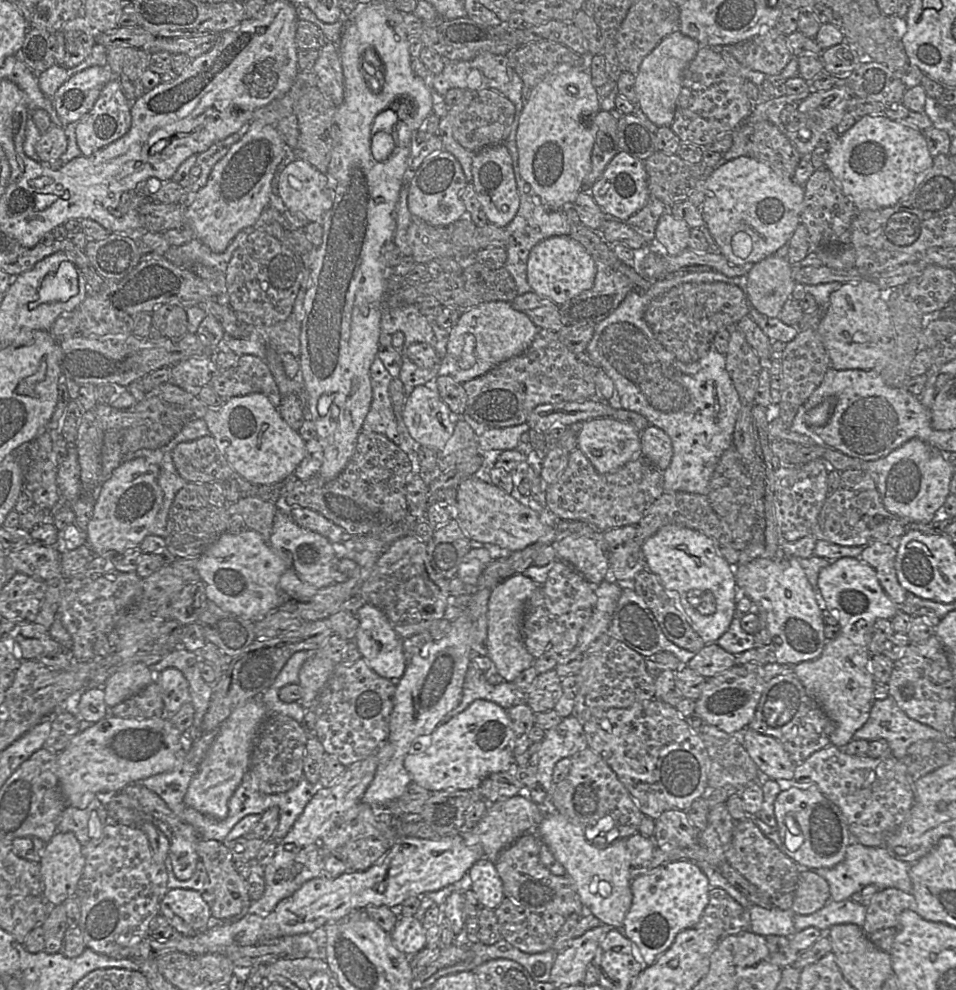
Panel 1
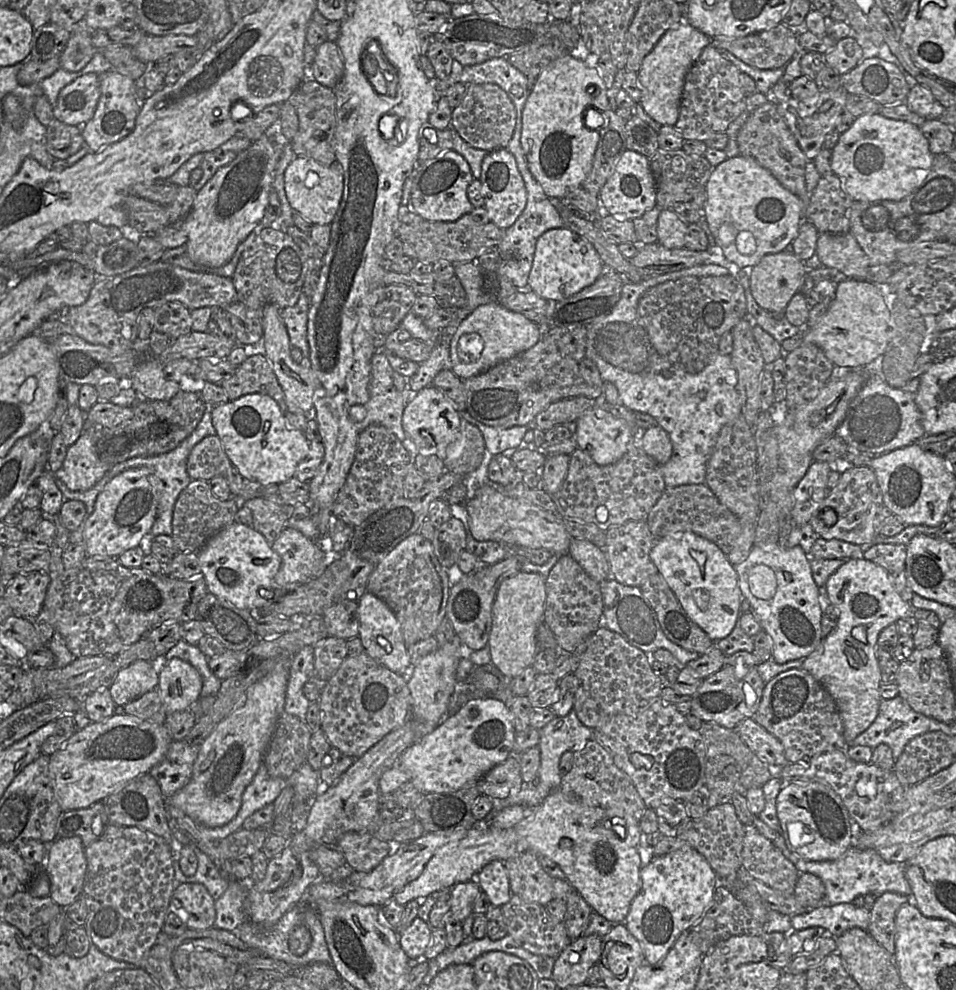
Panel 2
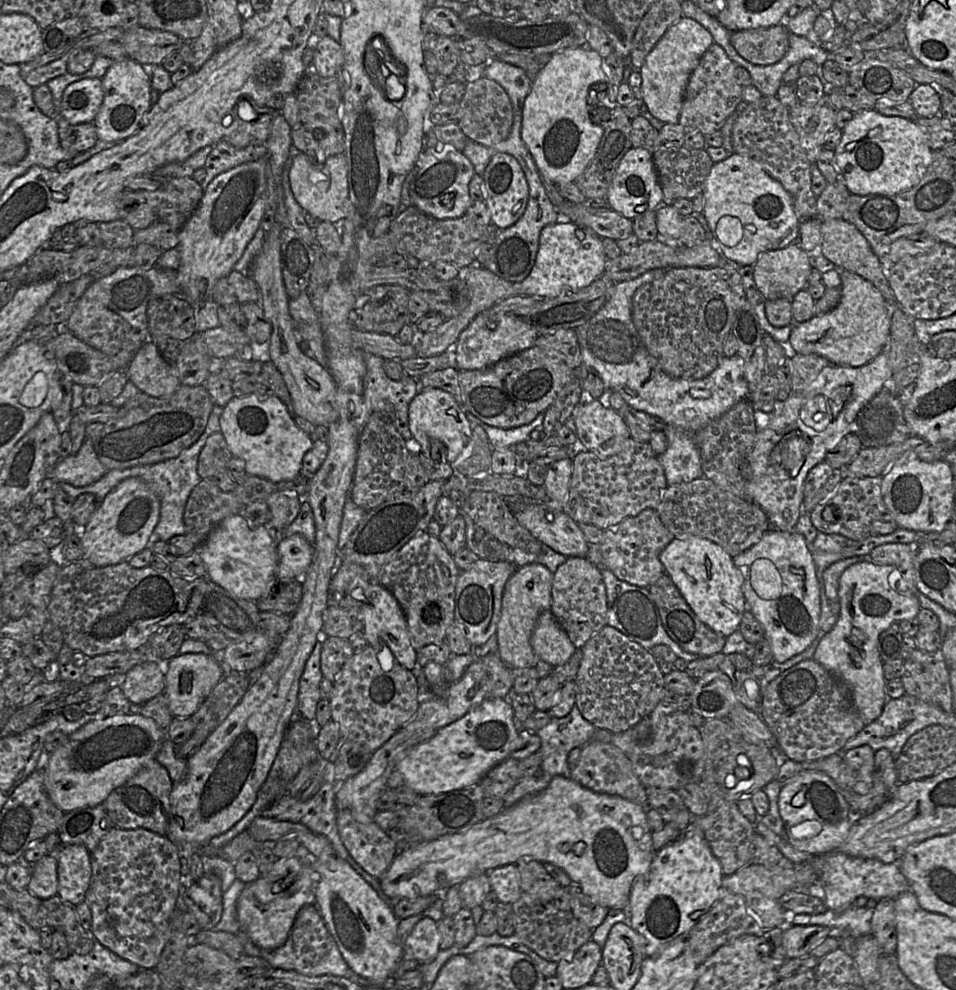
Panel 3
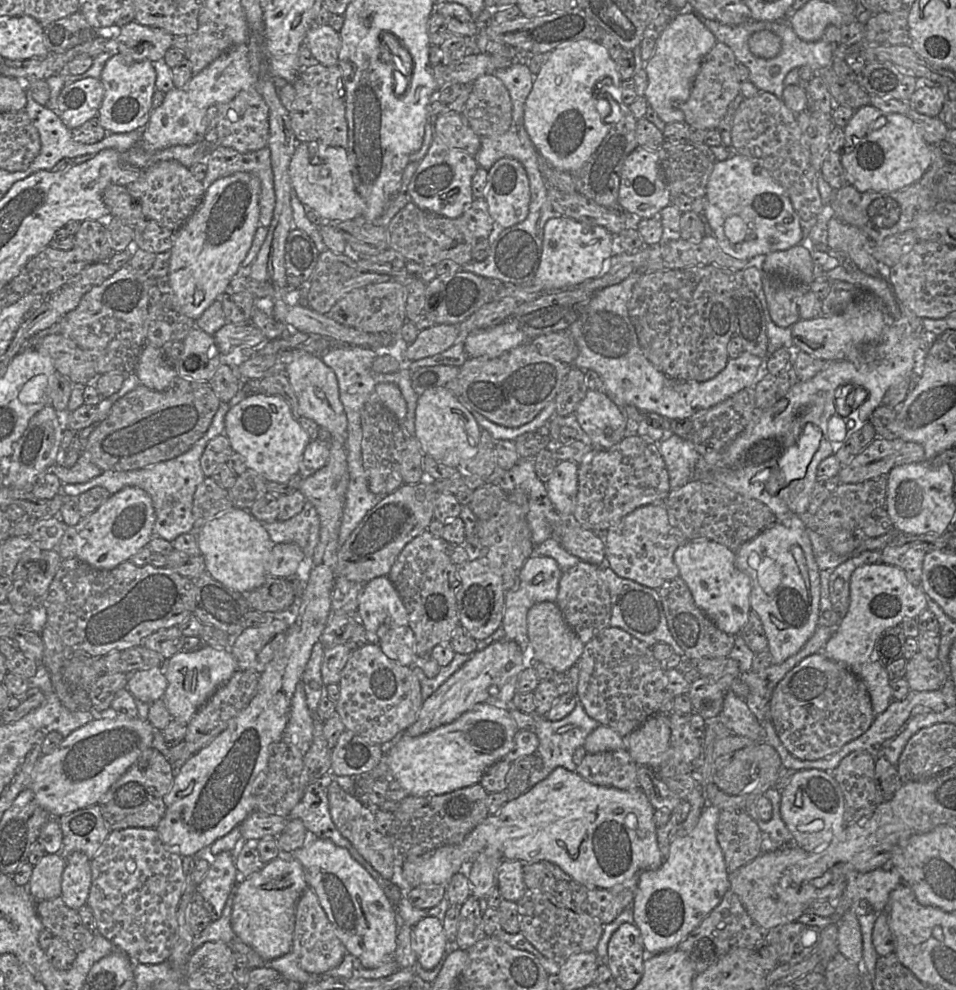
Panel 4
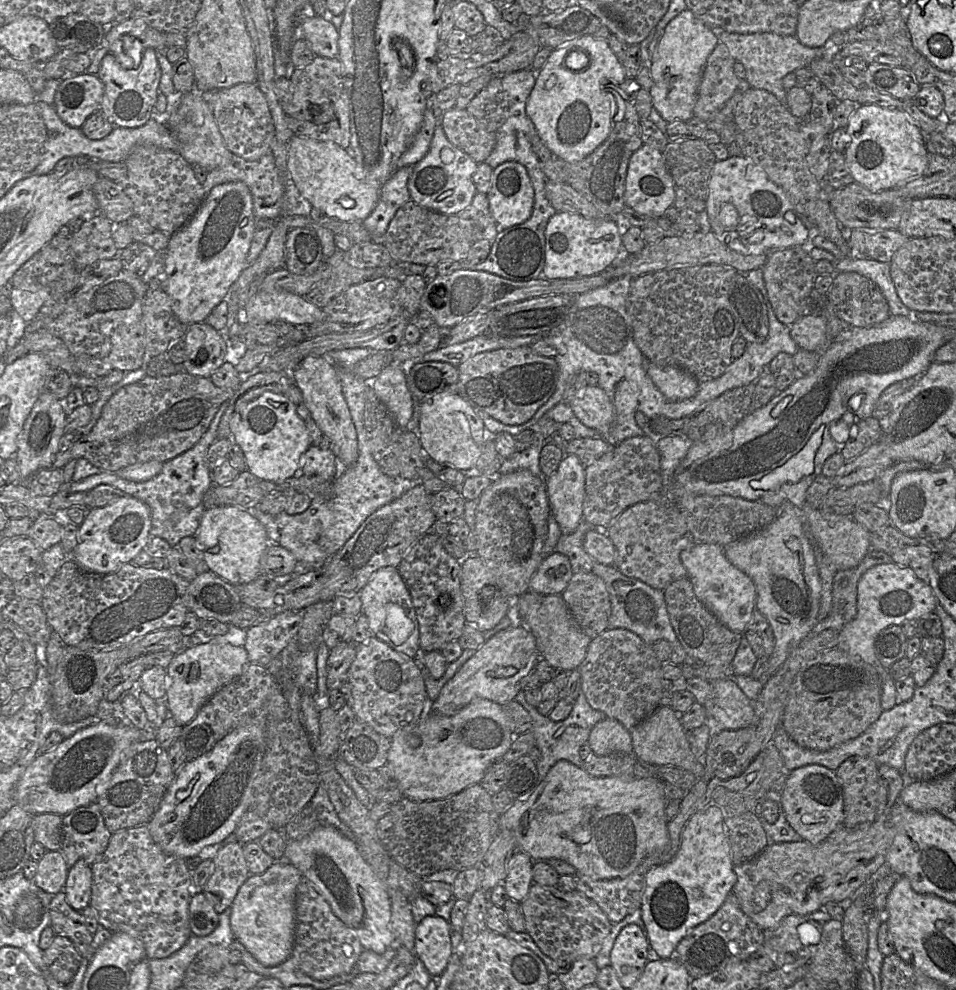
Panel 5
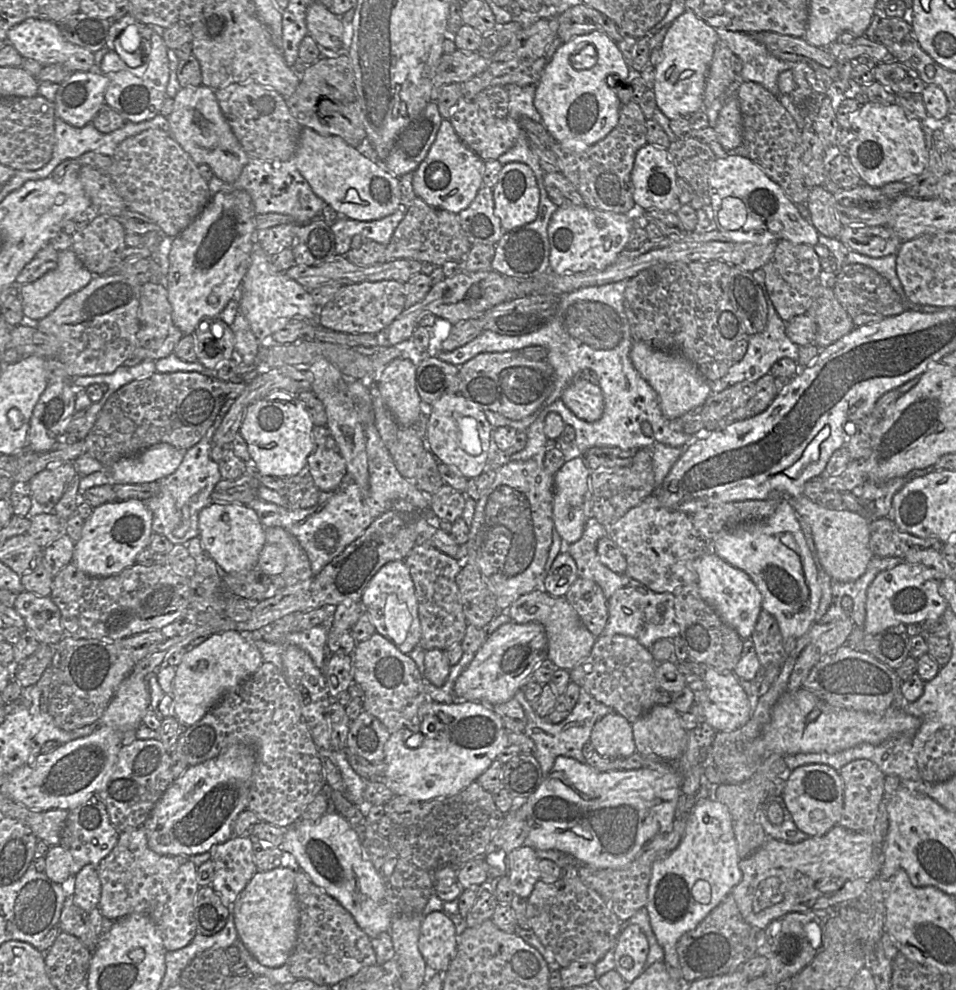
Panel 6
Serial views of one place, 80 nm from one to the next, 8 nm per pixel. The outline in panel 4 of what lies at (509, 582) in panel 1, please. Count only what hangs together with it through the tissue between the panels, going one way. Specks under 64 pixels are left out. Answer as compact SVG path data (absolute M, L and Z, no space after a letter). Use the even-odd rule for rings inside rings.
M531 556L523 565L514 587L505 593L504 615L502 627L505 639L516 642L529 655L530 643L527 633L527 614L529 609L540 602L555 602L559 581L563 572L556 560L547 556Z

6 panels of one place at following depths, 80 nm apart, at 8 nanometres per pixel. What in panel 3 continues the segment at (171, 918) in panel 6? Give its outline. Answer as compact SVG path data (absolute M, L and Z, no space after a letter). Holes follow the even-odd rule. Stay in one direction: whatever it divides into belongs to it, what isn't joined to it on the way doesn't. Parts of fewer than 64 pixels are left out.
M111 826L107 834L100 840L97 847L90 852L90 863L92 875L84 902L89 906L92 913L91 931L95 939L120 958L137 965L140 969L154 969L169 939L170 919L176 908L176 902L182 885L180 847L169 840L167 836L157 834L144 828L120 829Z

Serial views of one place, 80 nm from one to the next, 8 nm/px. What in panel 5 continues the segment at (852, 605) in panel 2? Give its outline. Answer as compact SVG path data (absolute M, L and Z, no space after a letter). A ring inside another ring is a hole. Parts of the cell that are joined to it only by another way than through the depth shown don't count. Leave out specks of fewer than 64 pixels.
M891 562L868 569L859 579L857 586L857 614L838 633L837 648L850 655L860 657L876 668L881 677L881 707L888 711L897 703L896 682L888 669L879 661L875 651L875 641L879 633L891 625L901 625L910 620L919 620L925 614L935 611L938 603L929 583L919 579L907 567Z

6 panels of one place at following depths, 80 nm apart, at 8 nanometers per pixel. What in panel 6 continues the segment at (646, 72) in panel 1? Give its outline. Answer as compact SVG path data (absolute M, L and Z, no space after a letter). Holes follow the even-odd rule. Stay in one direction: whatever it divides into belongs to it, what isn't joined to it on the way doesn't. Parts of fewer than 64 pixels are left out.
M686 9L668 29L662 43L660 60L655 66L657 107L670 119L689 117L704 107L705 84L712 62L715 44L719 40L716 29Z

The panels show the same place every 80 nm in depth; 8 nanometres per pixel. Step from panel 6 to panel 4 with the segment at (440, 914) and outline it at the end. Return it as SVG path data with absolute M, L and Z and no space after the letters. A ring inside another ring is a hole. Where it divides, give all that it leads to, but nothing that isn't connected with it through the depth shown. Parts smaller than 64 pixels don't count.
M431 916L422 918L411 931L411 945L416 961L432 970L441 960L447 939L442 922Z

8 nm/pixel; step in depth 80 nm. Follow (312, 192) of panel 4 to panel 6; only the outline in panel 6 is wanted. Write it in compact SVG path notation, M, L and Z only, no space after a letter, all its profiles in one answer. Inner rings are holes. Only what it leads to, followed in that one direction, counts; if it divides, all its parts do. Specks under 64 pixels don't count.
M303 128L293 158L314 193L341 217L372 221L391 215L399 208L402 198L399 177L390 173L382 162L370 160L339 136L321 135L311 128Z

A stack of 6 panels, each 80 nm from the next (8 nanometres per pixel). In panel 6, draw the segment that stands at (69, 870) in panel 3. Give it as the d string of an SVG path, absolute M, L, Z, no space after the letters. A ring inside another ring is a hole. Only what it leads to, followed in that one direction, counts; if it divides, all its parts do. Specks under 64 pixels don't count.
M85 865L74 876L73 902L89 913L98 907L101 896L101 882L95 866Z

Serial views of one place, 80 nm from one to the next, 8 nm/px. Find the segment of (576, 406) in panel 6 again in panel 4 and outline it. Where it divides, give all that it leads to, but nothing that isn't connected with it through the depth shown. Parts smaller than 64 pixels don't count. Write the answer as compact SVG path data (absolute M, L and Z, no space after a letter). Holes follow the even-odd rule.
M588 389L575 416L594 450L608 450L624 438L627 418L605 392Z

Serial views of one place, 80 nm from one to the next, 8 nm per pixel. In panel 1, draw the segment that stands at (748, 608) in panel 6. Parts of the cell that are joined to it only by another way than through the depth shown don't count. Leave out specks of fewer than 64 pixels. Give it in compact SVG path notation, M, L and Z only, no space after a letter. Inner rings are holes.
M666 525L641 544L646 569L655 573L667 592L675 596L695 632L705 644L716 641L728 630L738 600L735 568L717 551L702 532Z

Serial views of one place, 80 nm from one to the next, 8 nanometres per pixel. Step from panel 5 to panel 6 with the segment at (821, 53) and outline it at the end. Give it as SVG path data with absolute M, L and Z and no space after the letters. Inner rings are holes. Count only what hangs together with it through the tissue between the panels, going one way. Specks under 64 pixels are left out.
M724 28L715 29L719 39L725 41L734 55L743 62L739 78L757 82L775 95L794 118L798 128L803 130L805 120L800 109L793 103L790 95L783 94L779 90L777 82L779 74L792 69L794 63L775 57L748 33L734 32Z

